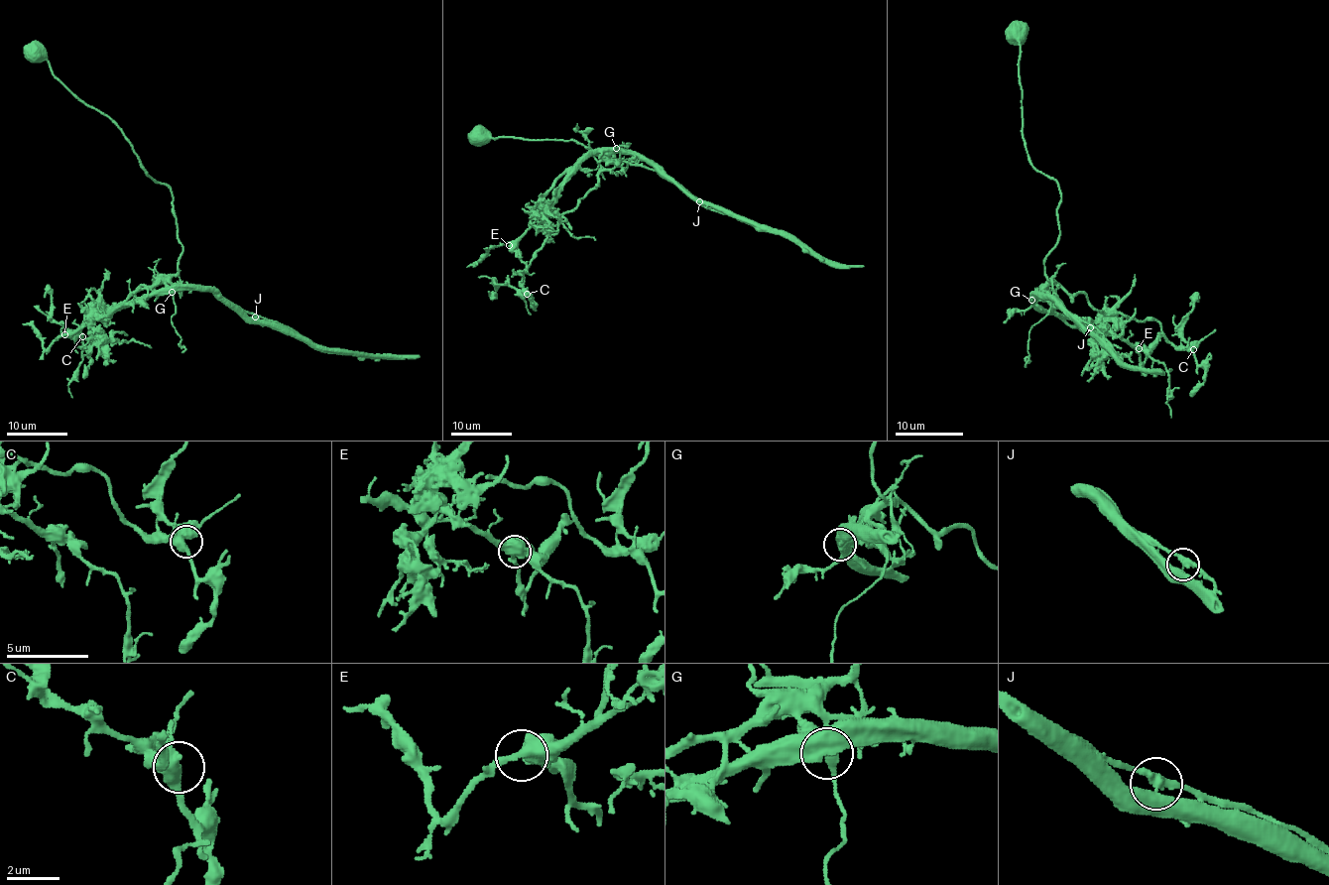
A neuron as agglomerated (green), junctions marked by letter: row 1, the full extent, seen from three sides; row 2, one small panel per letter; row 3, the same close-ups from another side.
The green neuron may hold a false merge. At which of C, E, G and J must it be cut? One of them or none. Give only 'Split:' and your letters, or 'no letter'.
Split: J

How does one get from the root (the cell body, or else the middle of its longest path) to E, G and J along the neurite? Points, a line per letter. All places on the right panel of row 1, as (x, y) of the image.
E: (1018, 33), (1025, 147), (1061, 194), (1060, 239), (1037, 295), (1067, 324), (1139, 348)
G: (1018, 33), (1025, 147), (1029, 162), (1061, 194), (1060, 239), (1044, 261), (1049, 280), (1031, 300)
J: (1018, 33), (1025, 147), (1029, 162), (1061, 194), (1060, 239), (1044, 261), (1049, 280), (1043, 290), (1091, 327)

